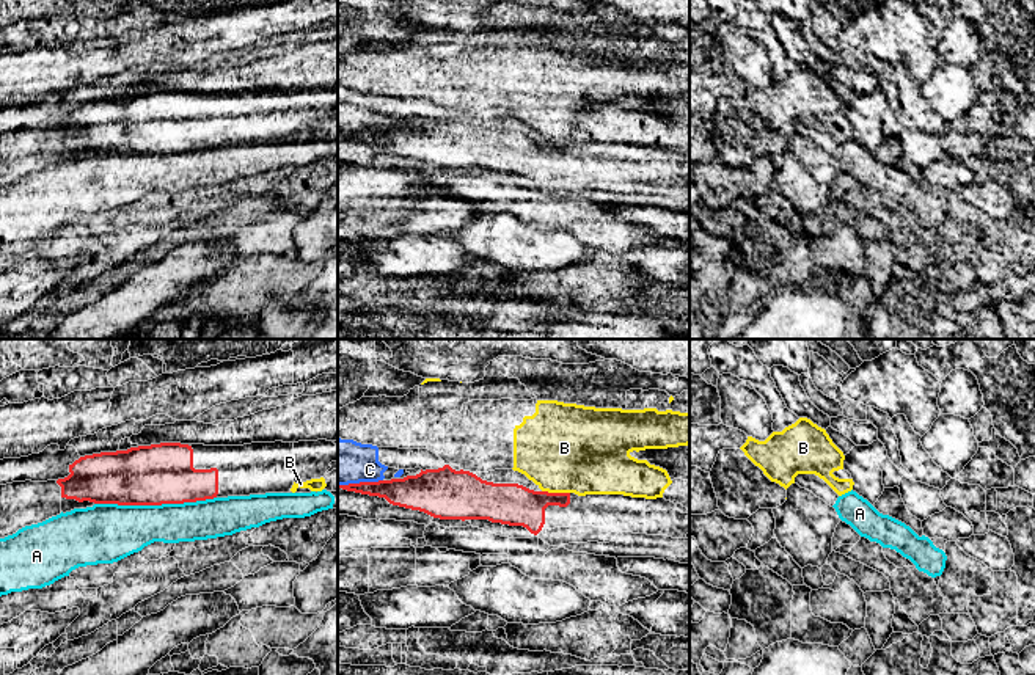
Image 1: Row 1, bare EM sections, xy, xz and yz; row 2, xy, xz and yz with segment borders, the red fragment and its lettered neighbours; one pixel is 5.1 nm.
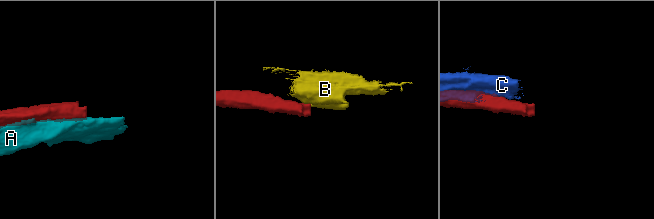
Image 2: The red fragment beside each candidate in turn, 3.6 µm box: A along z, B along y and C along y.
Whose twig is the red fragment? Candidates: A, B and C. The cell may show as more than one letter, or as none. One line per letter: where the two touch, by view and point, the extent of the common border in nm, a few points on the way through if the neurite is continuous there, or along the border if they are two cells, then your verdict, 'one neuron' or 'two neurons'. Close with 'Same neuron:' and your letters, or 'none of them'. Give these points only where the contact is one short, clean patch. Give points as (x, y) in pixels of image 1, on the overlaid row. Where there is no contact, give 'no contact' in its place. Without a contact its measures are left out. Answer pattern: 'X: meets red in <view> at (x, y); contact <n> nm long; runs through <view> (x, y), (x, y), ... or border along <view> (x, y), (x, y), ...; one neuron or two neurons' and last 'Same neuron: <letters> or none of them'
A: meets red in xy at (154, 504); contact 650 nm long; two neurons
B: meets red in xz at (556, 493); contact 140 nm long; border along xz (542, 490), (569, 493); two neurons
C: meets red in xz at (360, 482); contact 240 nm long; two neurons
Same neuron: none of them

